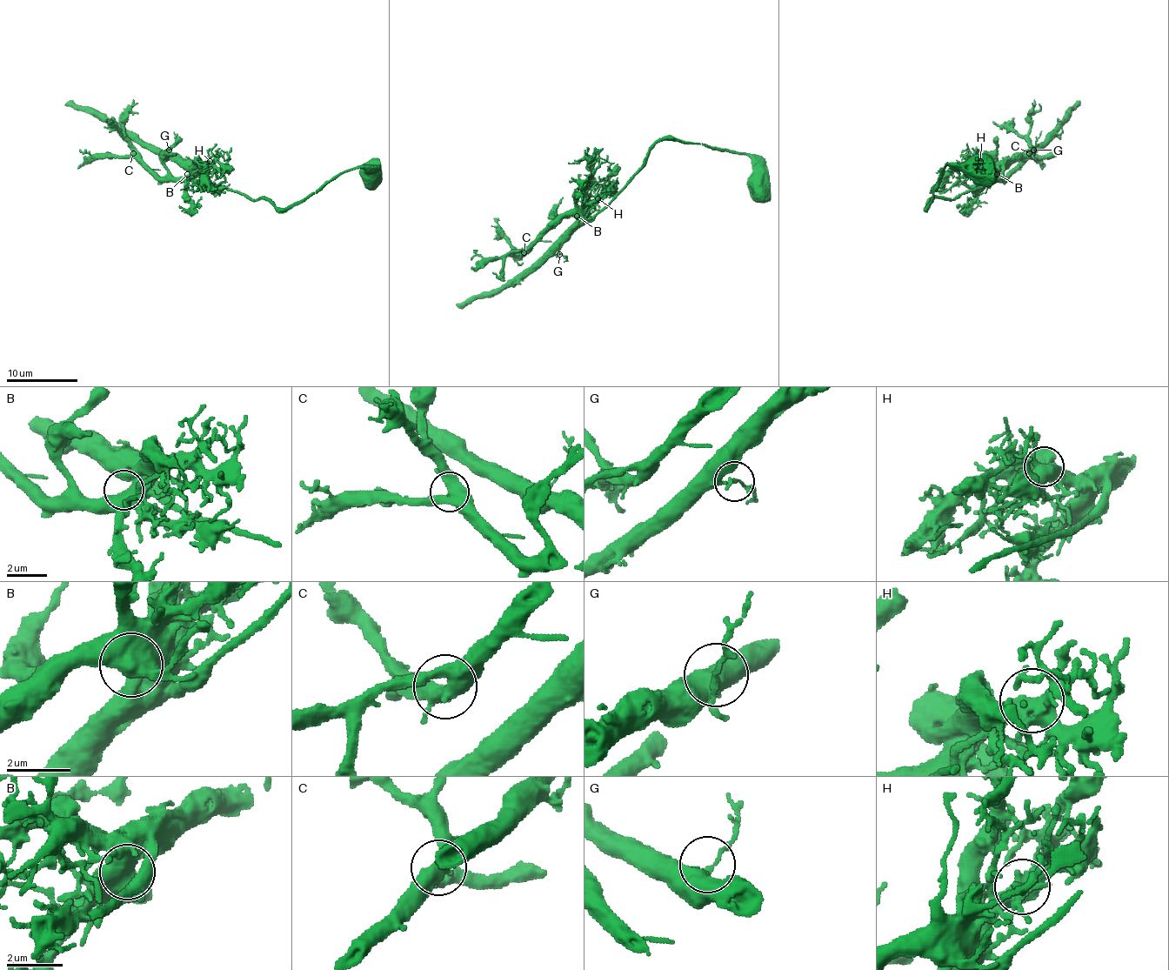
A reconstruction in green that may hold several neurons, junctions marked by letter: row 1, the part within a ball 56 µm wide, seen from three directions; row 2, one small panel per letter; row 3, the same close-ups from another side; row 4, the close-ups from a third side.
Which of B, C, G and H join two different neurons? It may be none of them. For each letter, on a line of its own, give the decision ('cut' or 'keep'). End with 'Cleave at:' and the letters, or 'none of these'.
B: keep
C: keep
G: keep
H: keep
Cleave at: none of these

